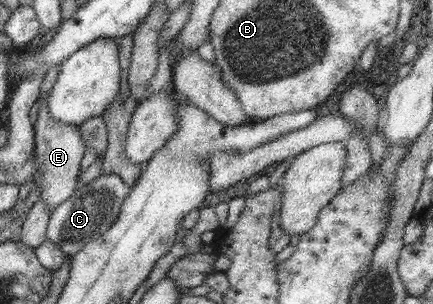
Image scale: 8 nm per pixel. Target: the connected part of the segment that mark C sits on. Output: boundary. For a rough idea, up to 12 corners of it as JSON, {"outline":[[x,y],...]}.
{"outline":[[120,176],[79,184],[53,208],[46,239],[73,255],[114,224]]}

